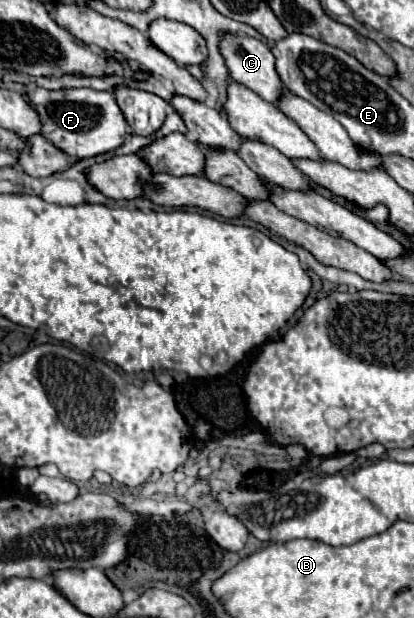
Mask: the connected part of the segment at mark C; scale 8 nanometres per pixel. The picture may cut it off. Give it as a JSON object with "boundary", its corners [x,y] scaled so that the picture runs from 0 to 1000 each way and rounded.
{"boundary":[[[543,53],[539,63],[534,63],[534,86],[548,99],[548,108],[553,108],[553,118],[563,125],[563,131],[592,138],[597,144],[616,147],[626,157],[635,157],[640,163],[650,167],[664,167],[684,157],[684,131],[664,112],[664,92],[655,86],[655,79],[630,70],[626,63],[611,63],[611,60],[582,60],[582,57],[558,57],[558,53]]]}

